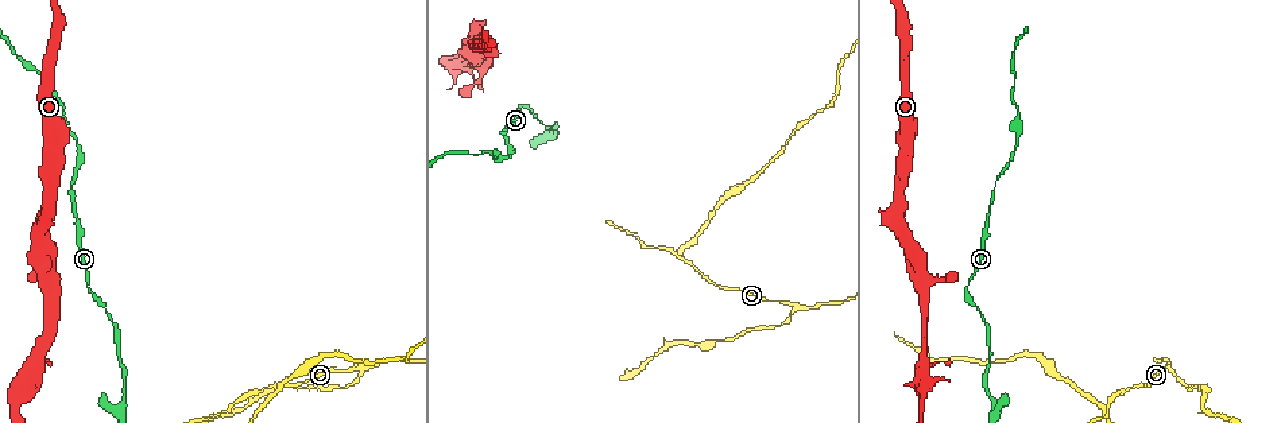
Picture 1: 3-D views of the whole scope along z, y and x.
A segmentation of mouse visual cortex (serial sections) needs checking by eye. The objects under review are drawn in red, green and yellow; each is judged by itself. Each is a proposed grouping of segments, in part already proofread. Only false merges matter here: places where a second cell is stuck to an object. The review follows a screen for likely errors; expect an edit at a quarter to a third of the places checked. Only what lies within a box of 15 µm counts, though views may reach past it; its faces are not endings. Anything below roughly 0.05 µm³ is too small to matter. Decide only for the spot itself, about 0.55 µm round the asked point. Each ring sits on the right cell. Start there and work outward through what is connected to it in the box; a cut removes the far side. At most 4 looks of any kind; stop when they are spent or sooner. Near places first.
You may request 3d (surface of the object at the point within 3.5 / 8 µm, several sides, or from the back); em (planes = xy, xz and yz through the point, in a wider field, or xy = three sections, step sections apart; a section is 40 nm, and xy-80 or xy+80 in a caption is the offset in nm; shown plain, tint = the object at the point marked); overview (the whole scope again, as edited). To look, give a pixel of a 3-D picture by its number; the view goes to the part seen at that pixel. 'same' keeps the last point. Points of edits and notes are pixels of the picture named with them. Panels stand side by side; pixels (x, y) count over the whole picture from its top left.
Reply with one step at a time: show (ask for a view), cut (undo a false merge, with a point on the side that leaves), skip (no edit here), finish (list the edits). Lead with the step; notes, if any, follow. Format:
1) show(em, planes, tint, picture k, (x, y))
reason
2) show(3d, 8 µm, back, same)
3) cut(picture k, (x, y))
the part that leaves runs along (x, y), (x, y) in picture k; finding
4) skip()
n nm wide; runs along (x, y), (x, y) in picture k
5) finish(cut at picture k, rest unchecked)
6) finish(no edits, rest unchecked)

show(3d, 8 µm, picture 1, (443, 155))

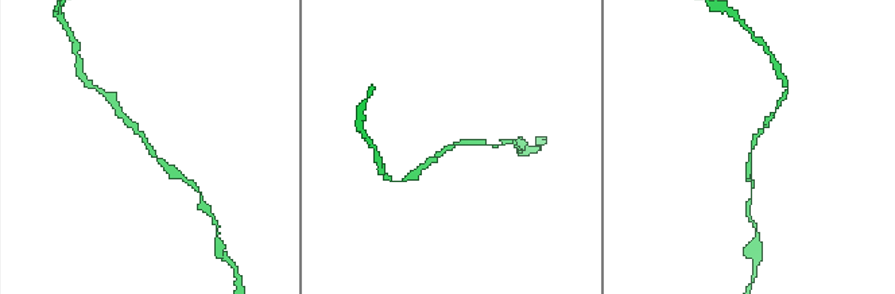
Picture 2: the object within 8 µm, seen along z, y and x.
show(em, xy, step 3, tint, picture 2, (751, 149))
arms of 200, 250 nm

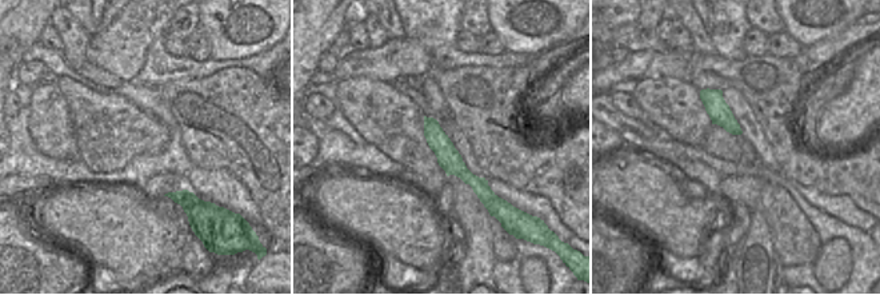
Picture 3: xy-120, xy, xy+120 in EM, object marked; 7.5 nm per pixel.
skip()
runs along (427, 120), (448, 158), (486, 199) in picture 3; continuous, no second cell

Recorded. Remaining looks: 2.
show(3d, 3.5 µm, picture 1, (363, 367))
side arm on a straight run

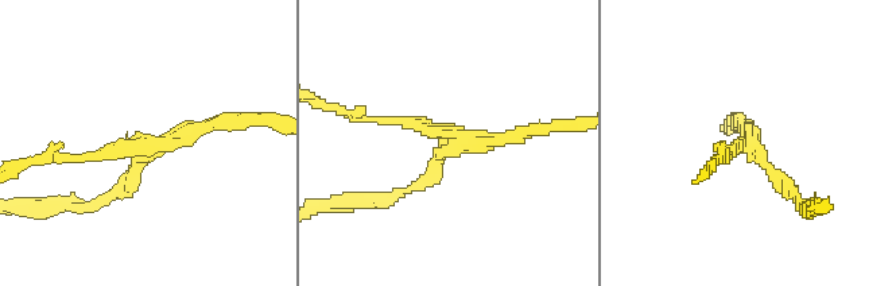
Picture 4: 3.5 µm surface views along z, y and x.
show(em, xy, step 3, tint, picture 4, (740, 143))
3 arms; arms of 150, 150, 200 nm

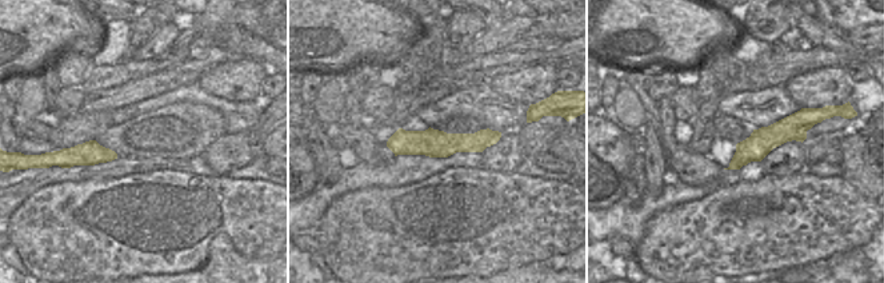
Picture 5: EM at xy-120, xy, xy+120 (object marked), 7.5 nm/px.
cut(picture 4, (131, 186))
the part that leaves runs along (140, 157), (103, 203), (61, 207) in picture 4; two cells meet here

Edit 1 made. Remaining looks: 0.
finish(cut at picture 4, rest unchecked)

